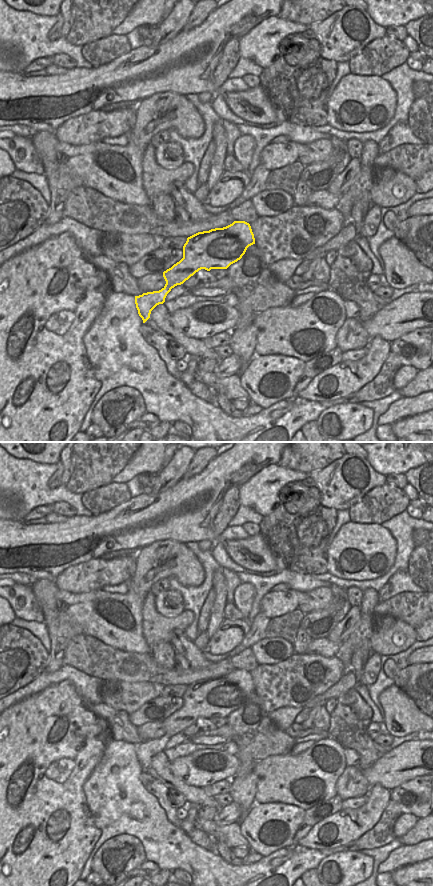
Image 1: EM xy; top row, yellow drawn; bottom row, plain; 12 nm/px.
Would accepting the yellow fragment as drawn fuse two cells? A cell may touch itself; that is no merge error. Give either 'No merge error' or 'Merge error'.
No merge error.

